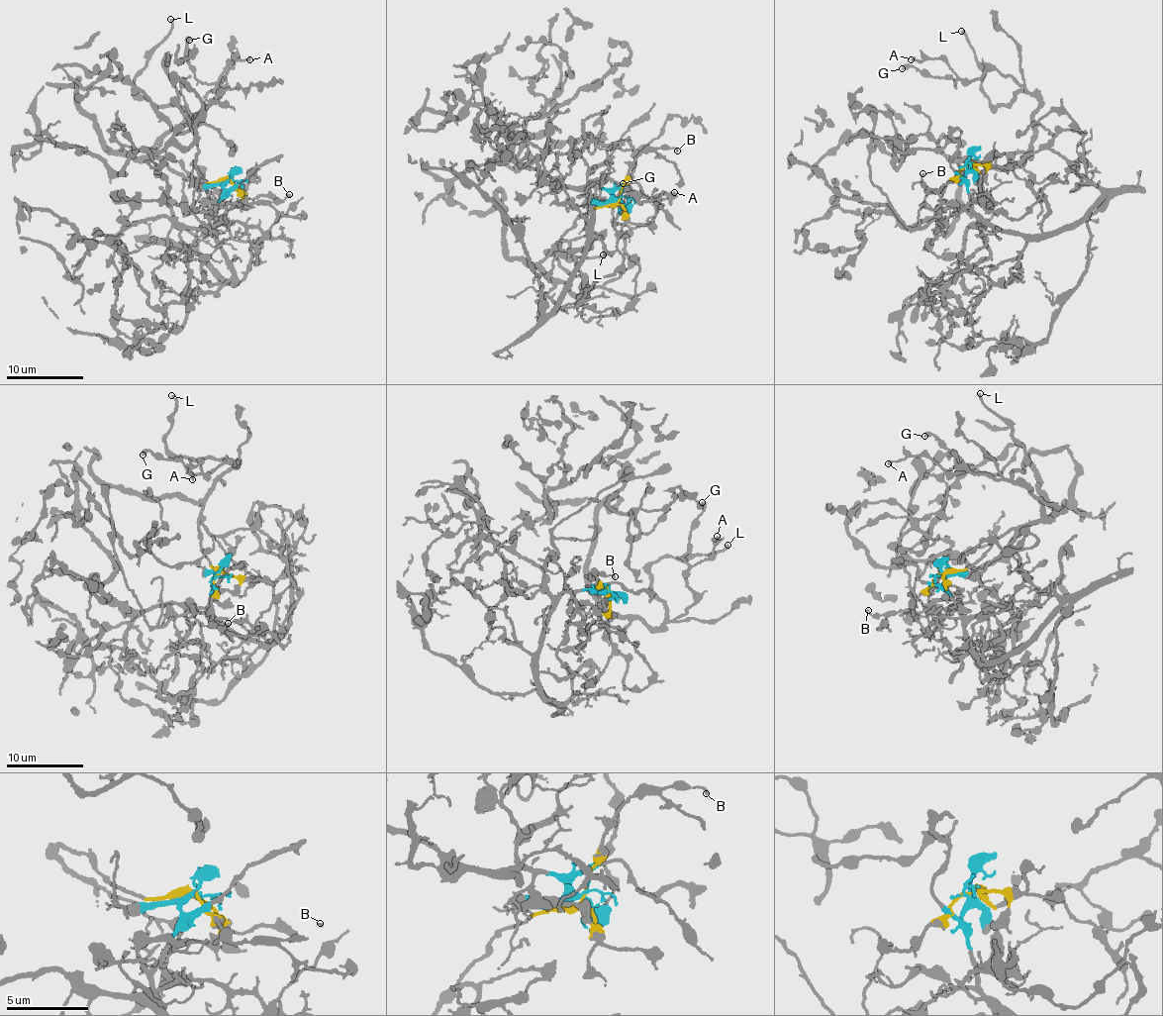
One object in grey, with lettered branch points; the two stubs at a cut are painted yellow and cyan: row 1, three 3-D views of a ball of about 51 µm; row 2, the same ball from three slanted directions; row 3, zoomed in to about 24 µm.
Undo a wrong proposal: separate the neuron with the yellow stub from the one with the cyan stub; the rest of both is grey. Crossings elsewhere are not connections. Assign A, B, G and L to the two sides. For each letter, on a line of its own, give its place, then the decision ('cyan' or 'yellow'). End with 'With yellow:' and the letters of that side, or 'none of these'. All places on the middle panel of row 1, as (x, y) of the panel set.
A: at (674, 192); yellow
B: at (677, 151); yellow
G: at (623, 183); yellow
L: at (603, 254); yellow
With yellow: A, B, G, L

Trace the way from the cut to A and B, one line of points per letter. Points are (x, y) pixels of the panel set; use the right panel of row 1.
A: (967, 165), (985, 172), (991, 159), (1027, 151), (1036, 98), (997, 70), (960, 79), (943, 60), (911, 60)
B: (967, 165), (960, 169), (959, 175), (946, 183), (945, 189), (930, 193), (922, 182), (923, 173)

